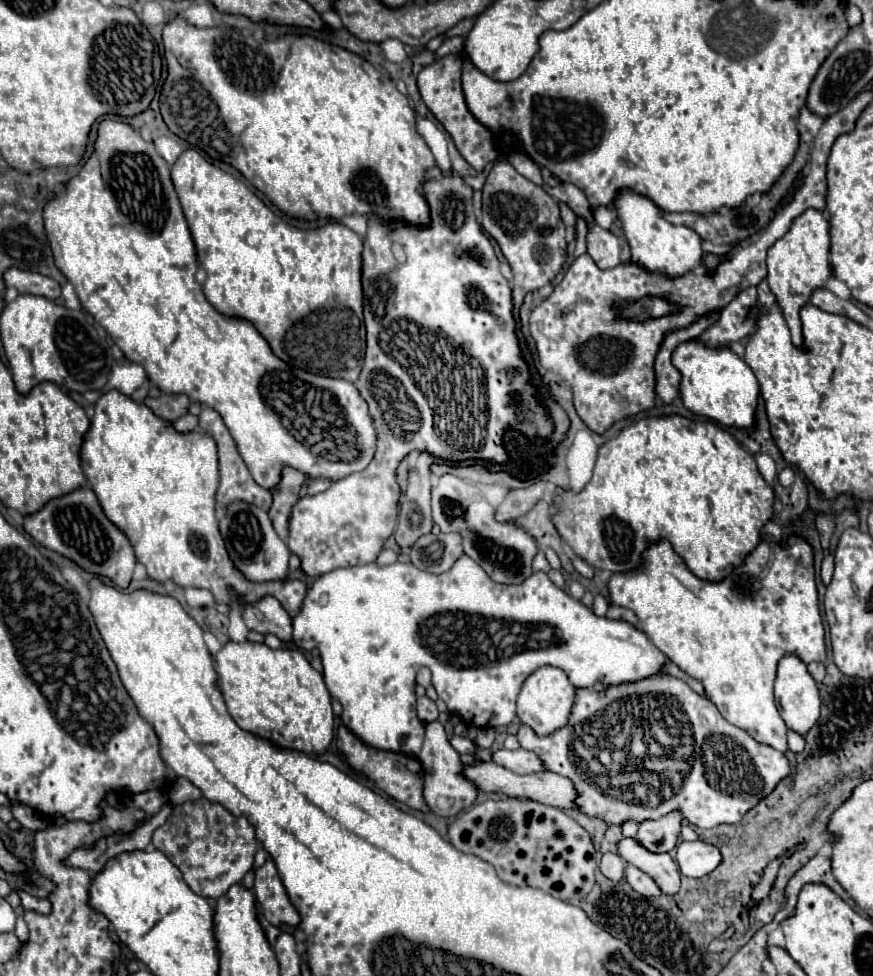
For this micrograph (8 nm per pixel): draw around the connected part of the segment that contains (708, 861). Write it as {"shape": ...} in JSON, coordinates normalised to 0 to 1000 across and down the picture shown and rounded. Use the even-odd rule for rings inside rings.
{"shape":[[[782,862],[775,866],[775,886],[785,899],[808,899],[824,886],[826,874],[808,862]]]}

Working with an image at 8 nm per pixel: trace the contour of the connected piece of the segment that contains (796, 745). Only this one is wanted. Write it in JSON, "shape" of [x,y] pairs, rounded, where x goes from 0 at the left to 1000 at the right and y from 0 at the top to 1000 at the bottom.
{"shape":[[[904,747],[901,749],[901,763],[904,763],[904,767],[908,772],[915,772],[915,767],[920,767],[920,763],[922,763],[922,757],[920,757],[920,753],[915,753],[915,751]]]}

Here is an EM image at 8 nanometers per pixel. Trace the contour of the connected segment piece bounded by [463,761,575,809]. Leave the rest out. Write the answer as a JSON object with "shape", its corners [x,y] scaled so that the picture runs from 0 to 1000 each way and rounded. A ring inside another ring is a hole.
{"shape":[[[551,780],[549,784],[530,784],[530,796],[537,798],[546,808],[556,810],[556,813],[576,813],[581,817],[604,817],[611,821],[617,821],[622,825],[633,825],[640,829],[647,827],[659,827],[659,806],[654,804],[654,800],[649,800],[649,796],[640,796],[638,792],[629,792],[629,790],[617,790],[617,792],[608,792],[608,794],[592,794],[585,792],[583,788],[567,784],[565,780]]]}

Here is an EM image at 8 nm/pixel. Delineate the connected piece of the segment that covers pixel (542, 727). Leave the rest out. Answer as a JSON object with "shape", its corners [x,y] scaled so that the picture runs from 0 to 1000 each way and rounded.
{"shape":[[[622,681],[615,688],[611,688],[597,704],[597,710],[592,714],[592,735],[597,737],[597,741],[606,743],[617,753],[633,751],[636,747],[643,747],[649,741],[656,714],[659,714],[659,704],[652,700],[649,692],[638,683]]]}

